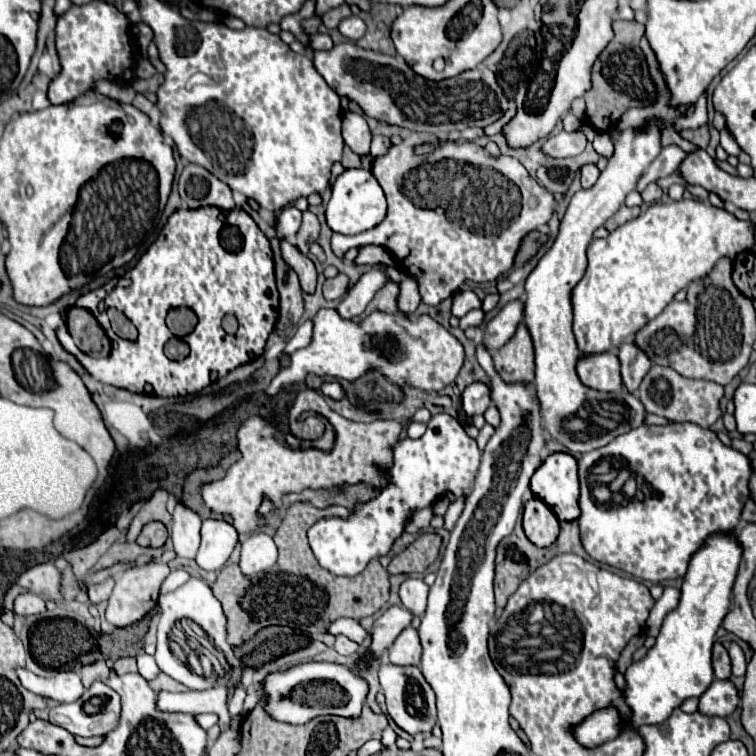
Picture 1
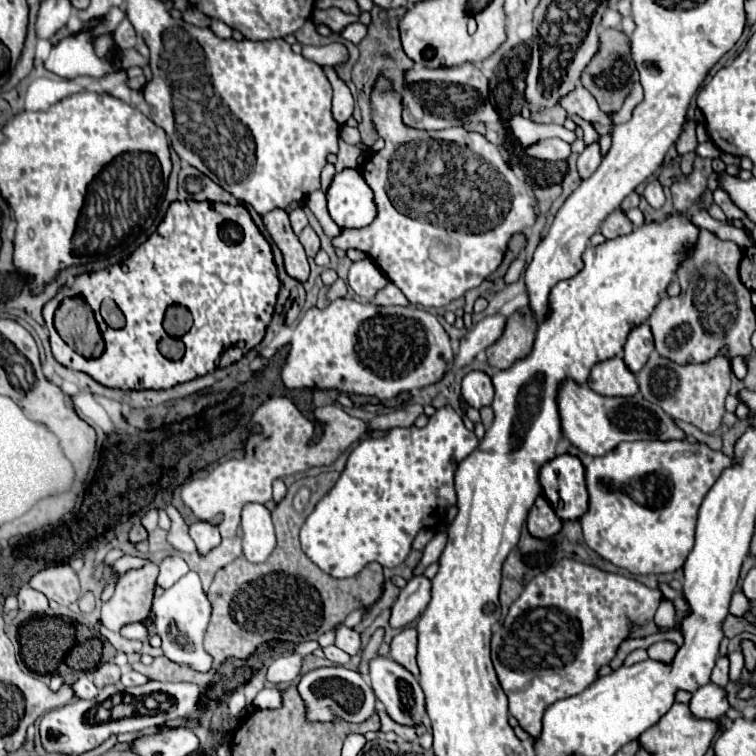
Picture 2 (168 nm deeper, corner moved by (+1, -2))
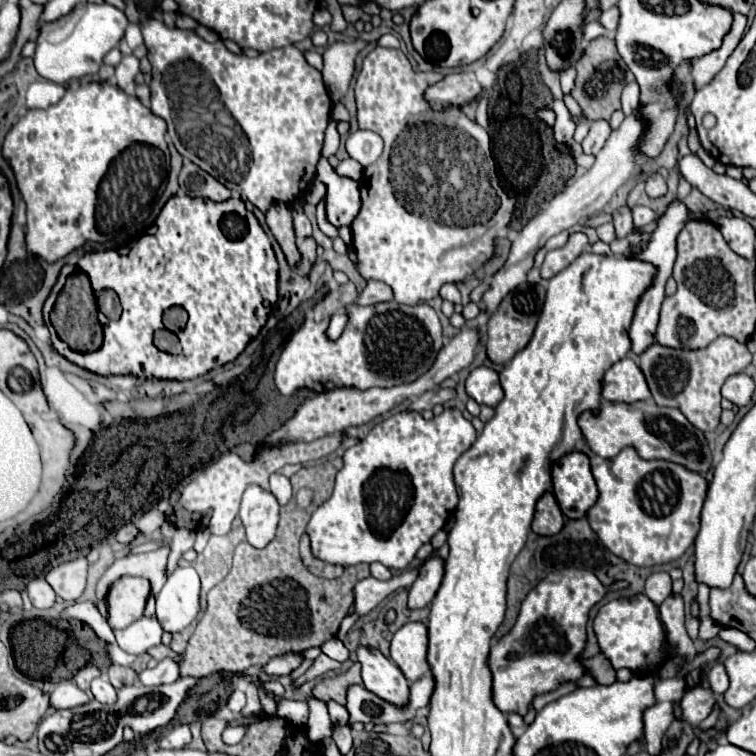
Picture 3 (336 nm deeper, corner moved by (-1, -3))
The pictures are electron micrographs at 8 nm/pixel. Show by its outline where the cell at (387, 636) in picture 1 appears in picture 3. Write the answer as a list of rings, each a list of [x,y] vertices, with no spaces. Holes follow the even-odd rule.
[[[436,554],[430,556],[422,566],[416,582],[410,588],[408,606],[410,608],[424,608],[430,604],[430,600],[436,596],[444,576],[444,560]]]

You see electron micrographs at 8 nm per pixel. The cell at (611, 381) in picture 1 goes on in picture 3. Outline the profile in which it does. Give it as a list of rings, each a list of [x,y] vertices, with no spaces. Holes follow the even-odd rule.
[[[622,358],[616,364],[612,364],[604,374],[602,398],[608,402],[624,404],[648,400],[650,390],[642,370],[630,358]]]

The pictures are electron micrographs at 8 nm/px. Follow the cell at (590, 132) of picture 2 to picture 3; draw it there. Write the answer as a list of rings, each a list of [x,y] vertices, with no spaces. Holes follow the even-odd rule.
[[[554,100],[552,102],[552,110],[556,112],[556,124],[554,124],[554,134],[556,134],[556,140],[558,142],[564,142],[564,140],[572,140],[572,134],[574,134],[574,120],[572,120],[572,114],[568,112],[568,108],[564,106],[562,100]]]

